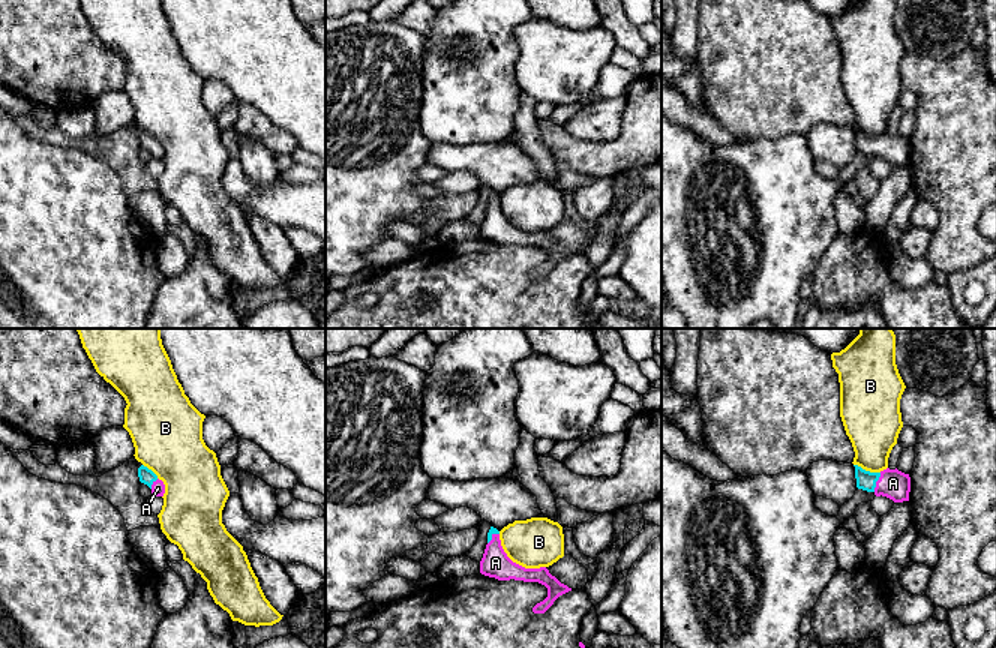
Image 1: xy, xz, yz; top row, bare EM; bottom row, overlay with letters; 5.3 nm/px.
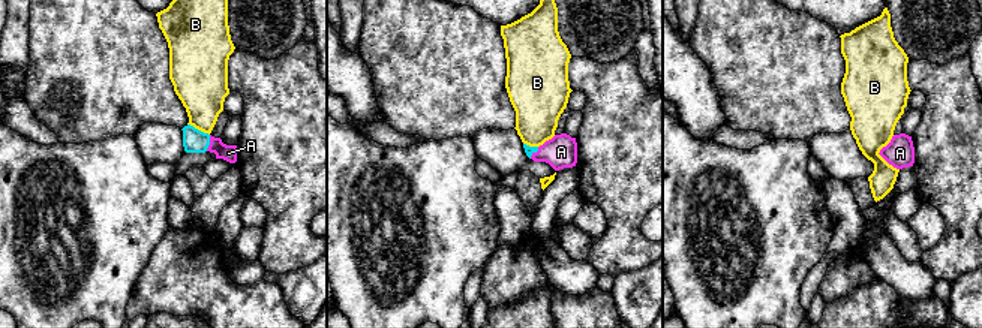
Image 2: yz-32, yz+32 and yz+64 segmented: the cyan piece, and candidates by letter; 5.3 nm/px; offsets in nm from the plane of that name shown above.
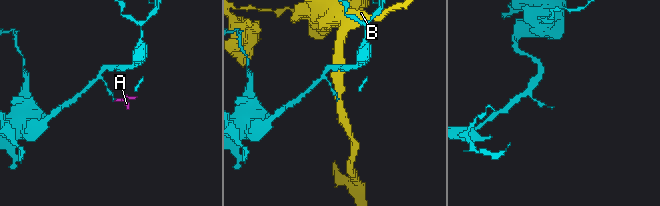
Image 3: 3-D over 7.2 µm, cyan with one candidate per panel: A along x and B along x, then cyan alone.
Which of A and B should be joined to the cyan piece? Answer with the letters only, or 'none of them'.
A

